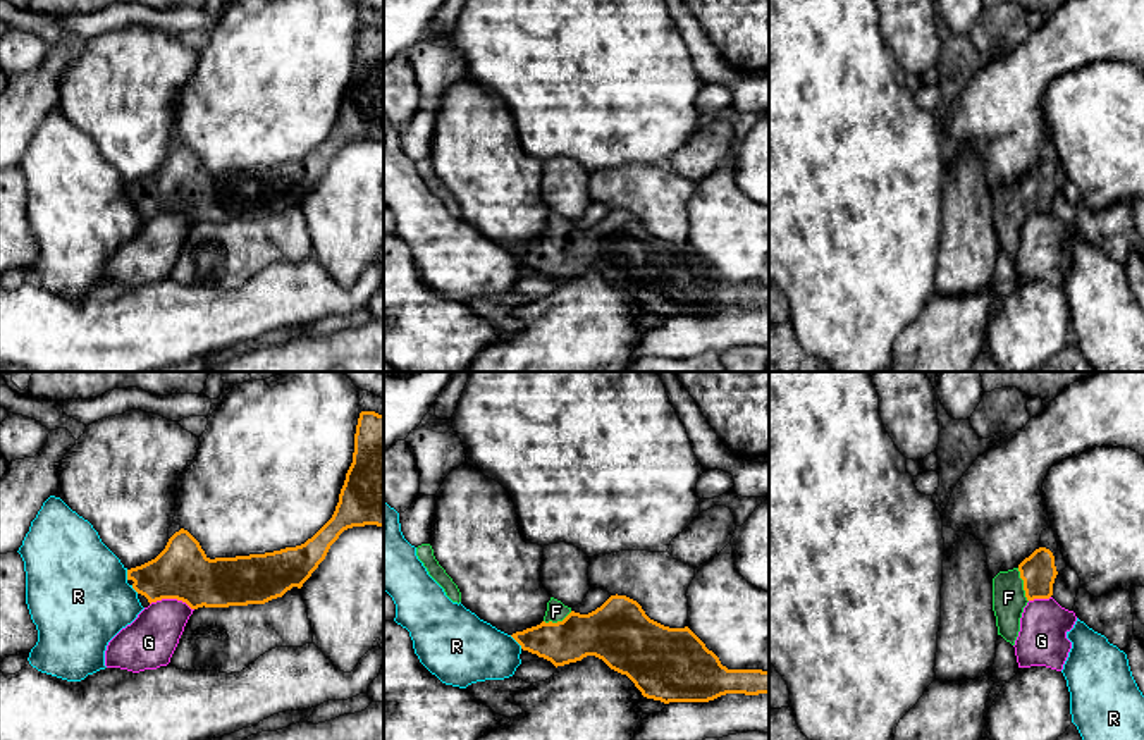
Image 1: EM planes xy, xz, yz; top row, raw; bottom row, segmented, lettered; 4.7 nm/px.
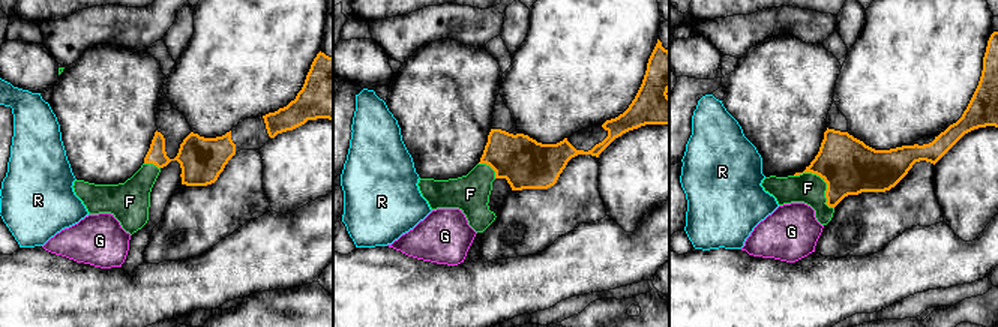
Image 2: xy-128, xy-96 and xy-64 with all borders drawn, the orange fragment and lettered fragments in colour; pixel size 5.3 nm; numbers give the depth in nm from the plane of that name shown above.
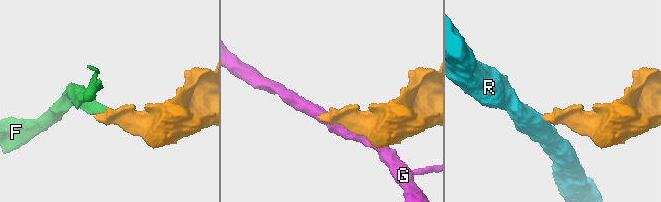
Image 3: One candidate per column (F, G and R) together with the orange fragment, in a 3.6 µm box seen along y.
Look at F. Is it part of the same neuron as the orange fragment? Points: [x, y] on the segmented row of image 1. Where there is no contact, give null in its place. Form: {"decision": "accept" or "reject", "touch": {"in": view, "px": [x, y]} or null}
{"decision": "accept", "touch": {"in": "yz", "px": [1024, 585]}}

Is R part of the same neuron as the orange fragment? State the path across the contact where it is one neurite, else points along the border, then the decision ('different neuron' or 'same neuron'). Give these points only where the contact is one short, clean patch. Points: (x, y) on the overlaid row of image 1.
border along xz (510, 635), (522, 647); different neuron

